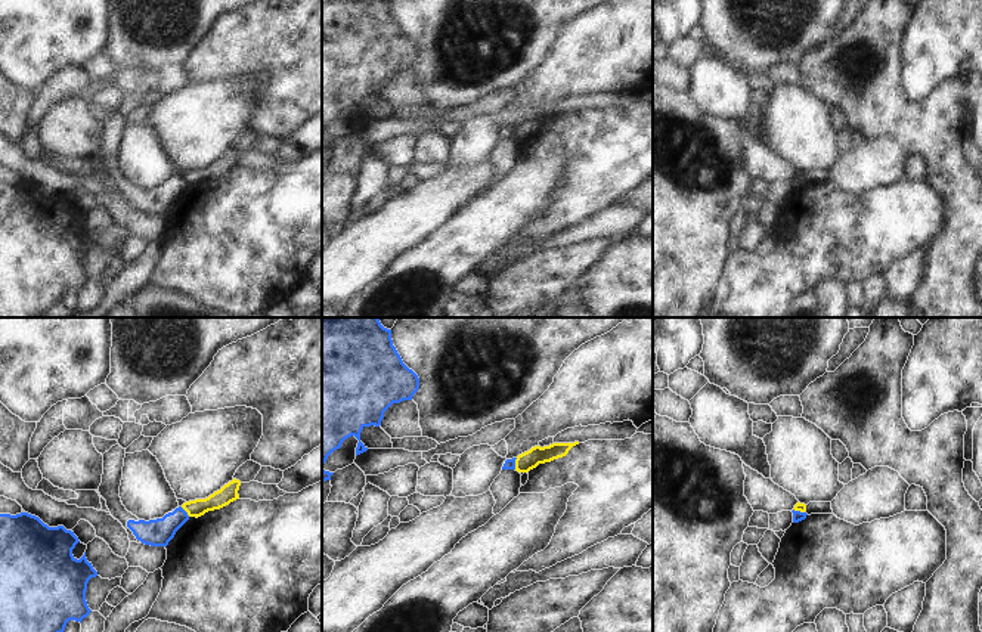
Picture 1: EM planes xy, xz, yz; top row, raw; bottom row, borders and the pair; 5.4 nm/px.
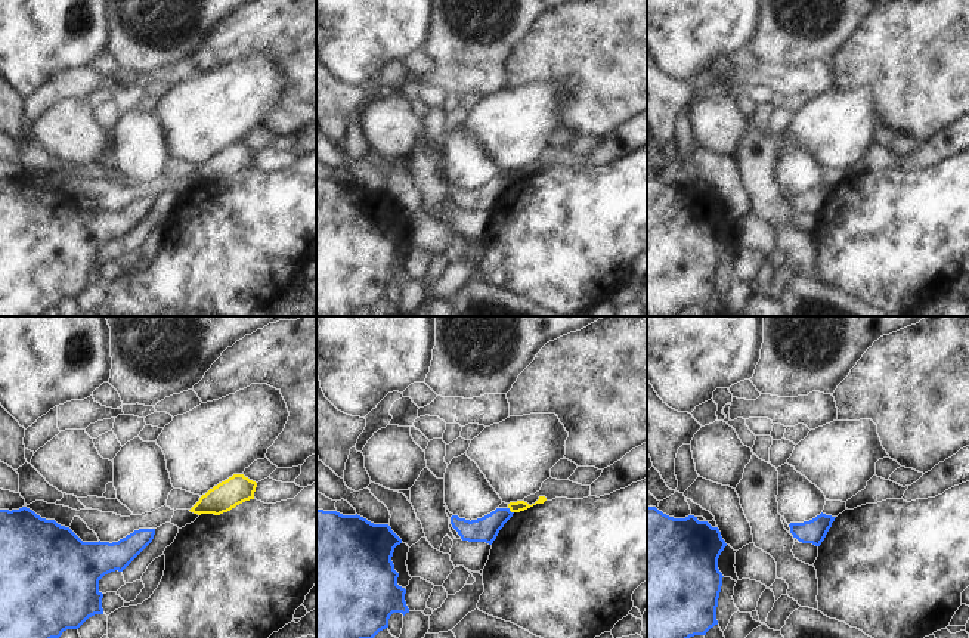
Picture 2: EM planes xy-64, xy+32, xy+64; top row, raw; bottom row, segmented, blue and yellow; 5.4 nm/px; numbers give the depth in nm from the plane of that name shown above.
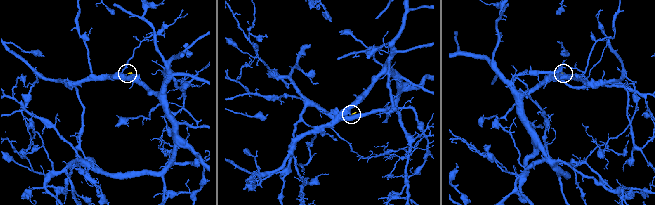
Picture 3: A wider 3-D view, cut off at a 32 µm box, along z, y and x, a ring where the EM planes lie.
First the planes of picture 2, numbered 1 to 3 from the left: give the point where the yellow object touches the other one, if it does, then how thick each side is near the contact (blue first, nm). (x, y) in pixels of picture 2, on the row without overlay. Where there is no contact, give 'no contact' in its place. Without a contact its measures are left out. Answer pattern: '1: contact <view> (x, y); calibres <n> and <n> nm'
1: no contact
2: contact xy+32 (508, 179); calibres 140 and 60 nm
3: no contact

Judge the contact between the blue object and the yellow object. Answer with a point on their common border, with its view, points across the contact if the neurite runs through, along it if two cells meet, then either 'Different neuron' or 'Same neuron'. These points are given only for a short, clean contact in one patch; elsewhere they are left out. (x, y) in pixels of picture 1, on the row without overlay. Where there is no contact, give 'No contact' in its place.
Touches blue at xy (185, 180). Boundary: xy (180, 176), (189, 185). Different neuron.

